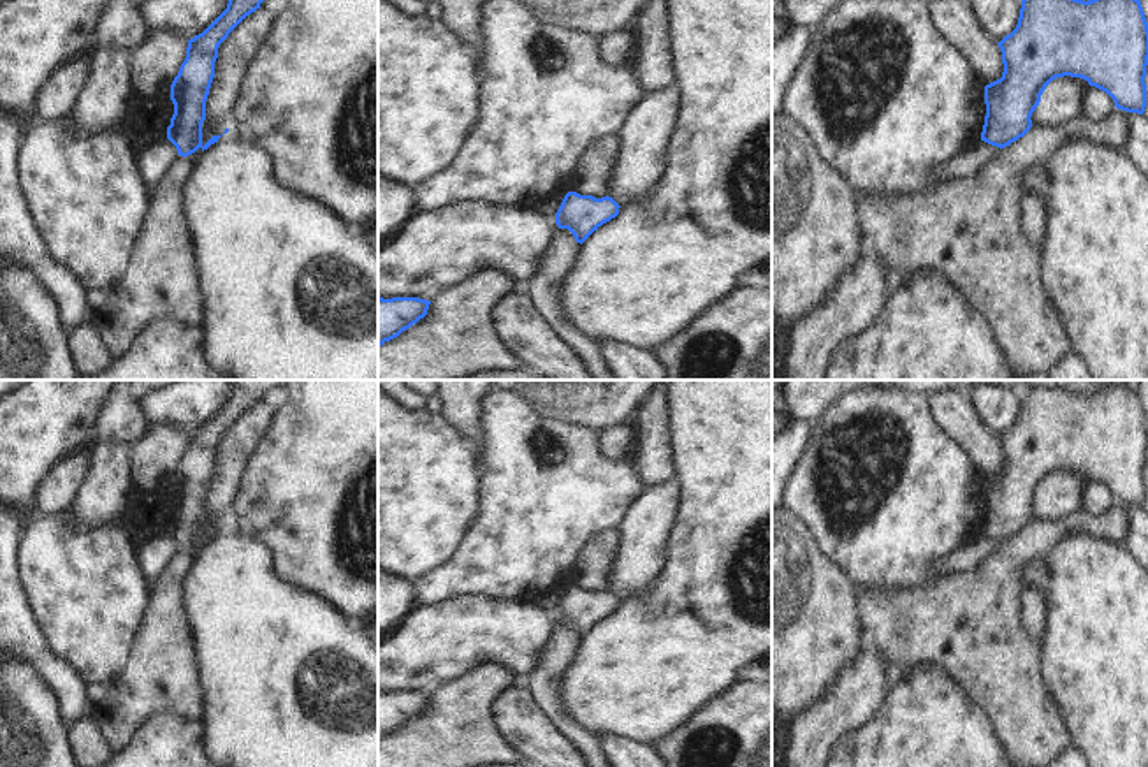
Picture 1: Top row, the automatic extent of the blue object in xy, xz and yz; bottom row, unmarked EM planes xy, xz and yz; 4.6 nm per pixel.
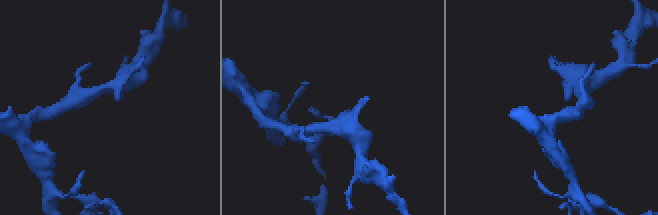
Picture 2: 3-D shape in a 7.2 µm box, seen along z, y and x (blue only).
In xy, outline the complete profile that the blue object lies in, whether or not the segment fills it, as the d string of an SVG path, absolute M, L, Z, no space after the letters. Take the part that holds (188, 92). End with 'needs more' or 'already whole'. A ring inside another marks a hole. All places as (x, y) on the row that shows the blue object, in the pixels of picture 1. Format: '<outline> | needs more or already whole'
M229 0L227 9L202 33L188 40L186 58L171 84L174 114L167 127L167 139L176 146L178 155L188 157L199 148L204 151L222 137L213 135L206 144L202 142L206 100L214 77L218 47L246 16L260 9L262 2Z | already whole

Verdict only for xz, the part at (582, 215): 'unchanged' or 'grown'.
unchanged

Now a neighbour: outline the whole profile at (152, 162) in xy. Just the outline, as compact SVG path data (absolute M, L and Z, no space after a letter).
M169 139L144 146L137 155L137 174L141 181L148 188L153 188L176 157L178 150Z

